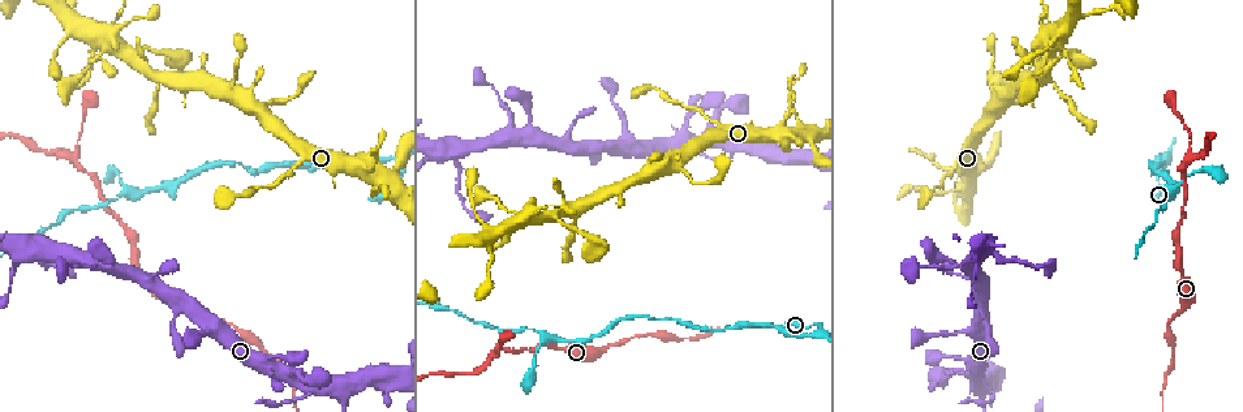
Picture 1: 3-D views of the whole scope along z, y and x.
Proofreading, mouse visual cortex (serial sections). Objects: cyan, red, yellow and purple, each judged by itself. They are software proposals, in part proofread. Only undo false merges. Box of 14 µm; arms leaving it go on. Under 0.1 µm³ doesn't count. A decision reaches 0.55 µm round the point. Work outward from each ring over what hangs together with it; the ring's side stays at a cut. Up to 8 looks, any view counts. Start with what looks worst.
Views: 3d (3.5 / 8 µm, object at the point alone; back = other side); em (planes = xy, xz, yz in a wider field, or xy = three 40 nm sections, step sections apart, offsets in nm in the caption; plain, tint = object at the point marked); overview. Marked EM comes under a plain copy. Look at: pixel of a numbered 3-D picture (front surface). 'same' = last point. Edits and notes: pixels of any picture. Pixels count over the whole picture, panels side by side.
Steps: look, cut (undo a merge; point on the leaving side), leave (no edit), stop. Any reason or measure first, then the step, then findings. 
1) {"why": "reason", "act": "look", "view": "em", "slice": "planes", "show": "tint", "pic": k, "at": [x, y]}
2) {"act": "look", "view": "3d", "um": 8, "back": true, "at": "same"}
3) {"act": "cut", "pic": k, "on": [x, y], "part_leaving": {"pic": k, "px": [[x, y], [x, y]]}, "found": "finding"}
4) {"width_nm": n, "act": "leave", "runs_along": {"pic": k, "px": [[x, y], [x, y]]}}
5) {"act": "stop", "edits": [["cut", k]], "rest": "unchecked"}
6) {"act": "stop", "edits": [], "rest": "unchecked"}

{"why": "narrows sharply", "act": "look", "view": "3d", "um": 8, "pic": 1, "at": [1188, 155]}

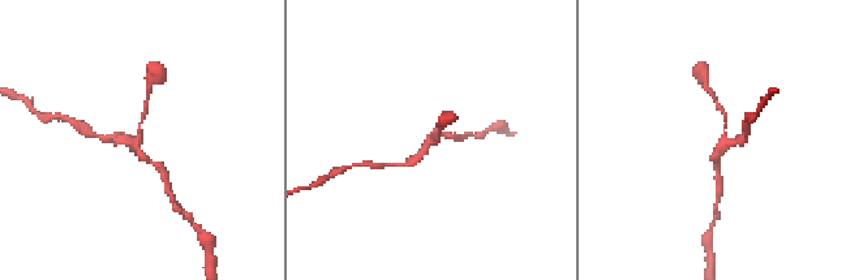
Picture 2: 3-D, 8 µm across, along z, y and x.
{"act": "look", "view": "3d", "um": 3.5, "back": true, "pic": 2, "at": [723, 141]}

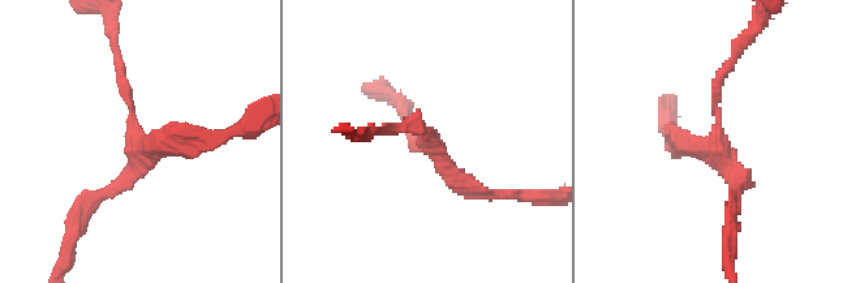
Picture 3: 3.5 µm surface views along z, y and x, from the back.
{"arms": 3, "arm_widths_nm": [150, 150, 150], "act": "look", "view": "em", "slice": "xy", "step": 5, "show": "tint", "pic": 3, "at": [715, 149]}

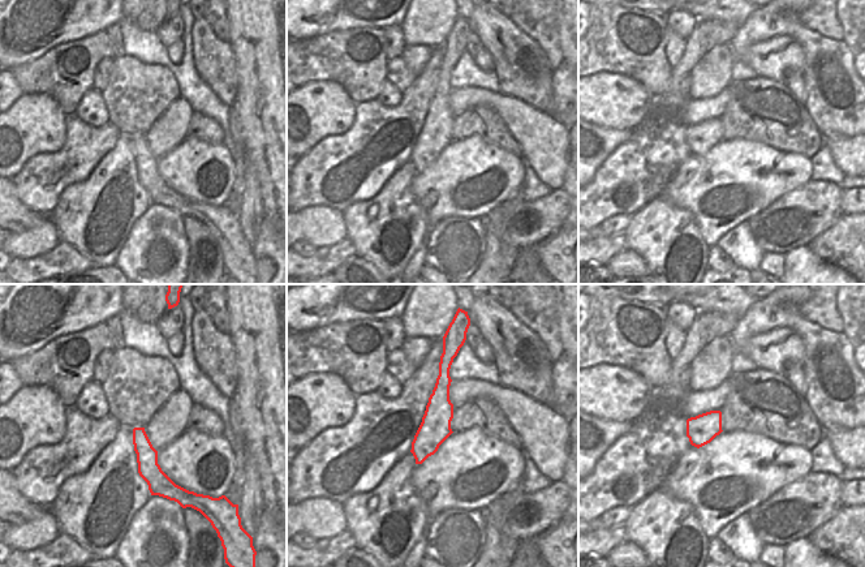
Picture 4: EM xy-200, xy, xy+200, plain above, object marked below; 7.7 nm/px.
{"act": "leave", "runs_along": {"pic": 3, "px": [[87, 205], [134, 168], [138, 149], [203, 136]]}, "found": "continuous, no second cell"}

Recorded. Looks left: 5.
{"why": "arms part here", "act": "look", "view": "3d", "um": 3.5, "pic": 1, "at": [101, 36]}

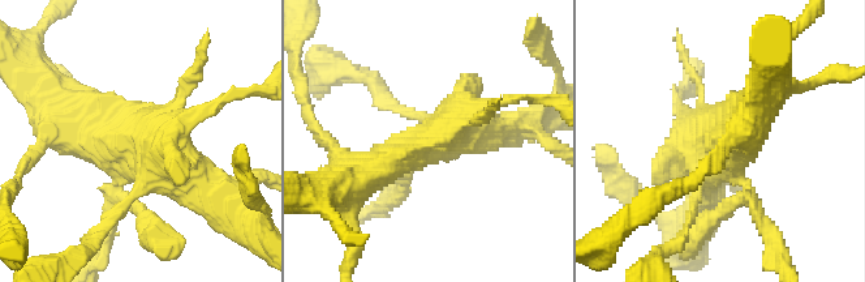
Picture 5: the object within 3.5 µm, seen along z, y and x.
{"act": "look", "view": "em", "slice": "xy", "step": 3, "show": "tint", "pic": 5, "at": [136, 143]}

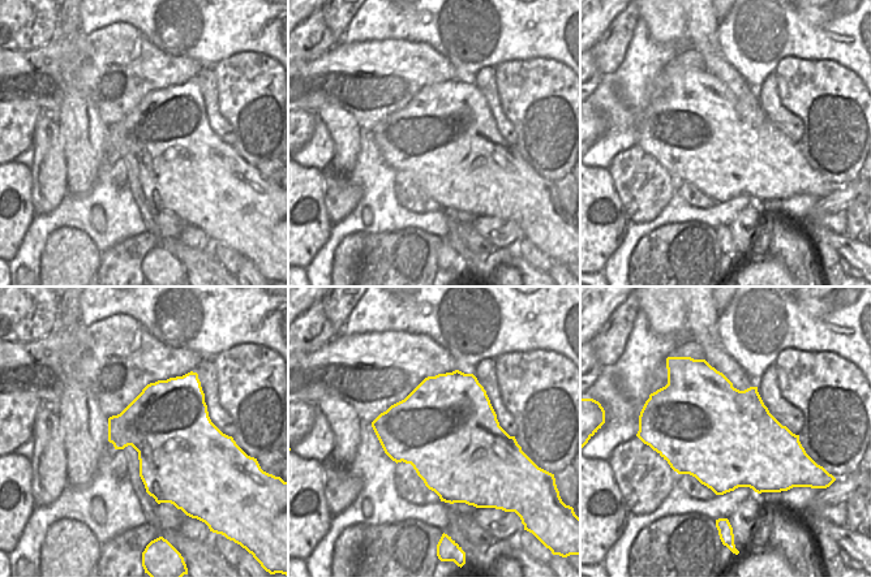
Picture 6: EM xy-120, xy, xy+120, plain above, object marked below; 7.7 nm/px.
{"act": "leave", "runs_along": {"pic": 5, "px": [[224, 208], [153, 152], [84, 132]]}, "found": "continuous, no second cell"}

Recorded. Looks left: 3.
{"why": "a fork", "act": "look", "view": "3d", "um": 3.5, "back": true, "pic": 1, "at": [128, 191]}

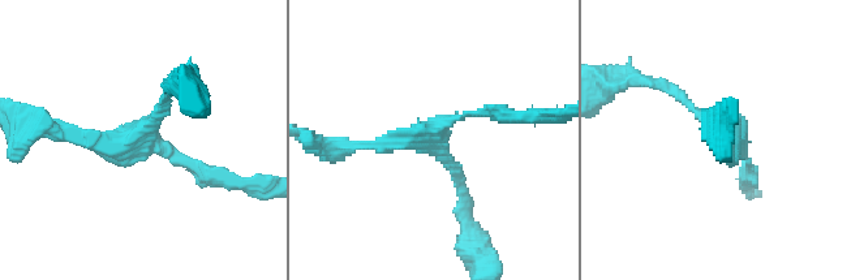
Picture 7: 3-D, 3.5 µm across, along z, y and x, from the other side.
{"arms": 3, "arm_widths_nm": [100, 150, 150], "why": "need the tissue", "act": "look", "view": "em", "slice": "xy", "step": 3, "show": "tint", "pic": 7, "at": [141, 143]}

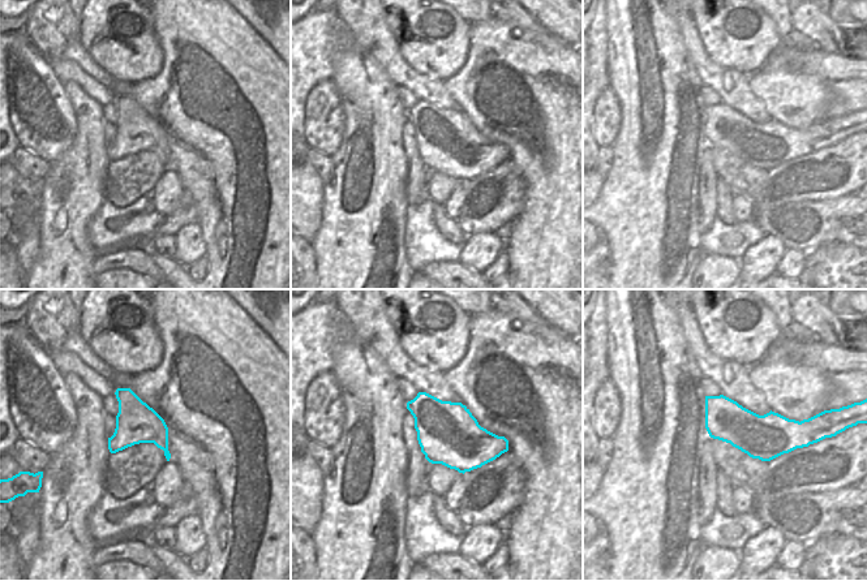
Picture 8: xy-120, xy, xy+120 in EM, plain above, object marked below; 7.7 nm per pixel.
{"act": "leave", "runs_along": {"pic": 7, "px": [[59, 133], [146, 141], [214, 176]]}, "found": "one cell here"}

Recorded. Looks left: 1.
{"act": "stop", "edits": [], "rest": "unchecked"}

